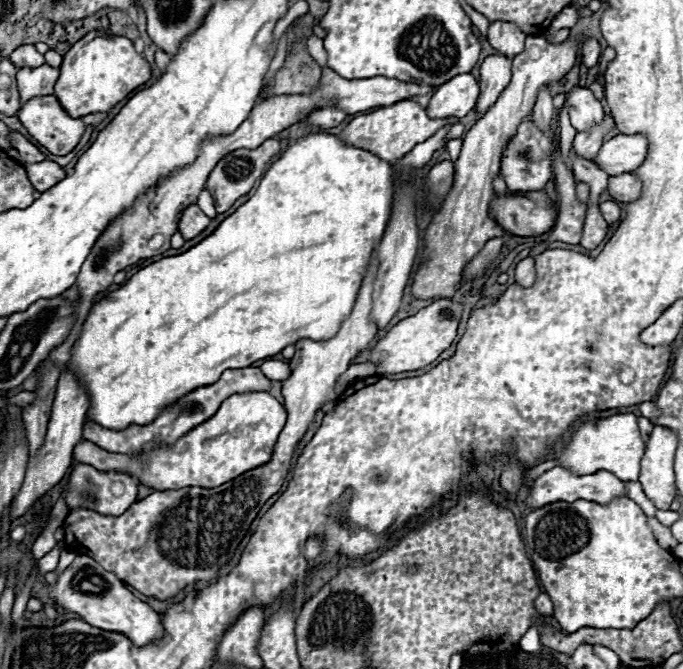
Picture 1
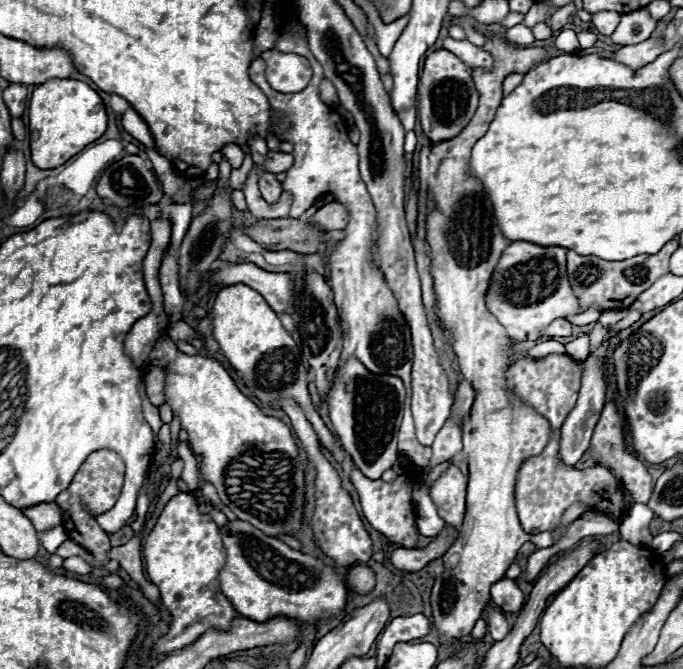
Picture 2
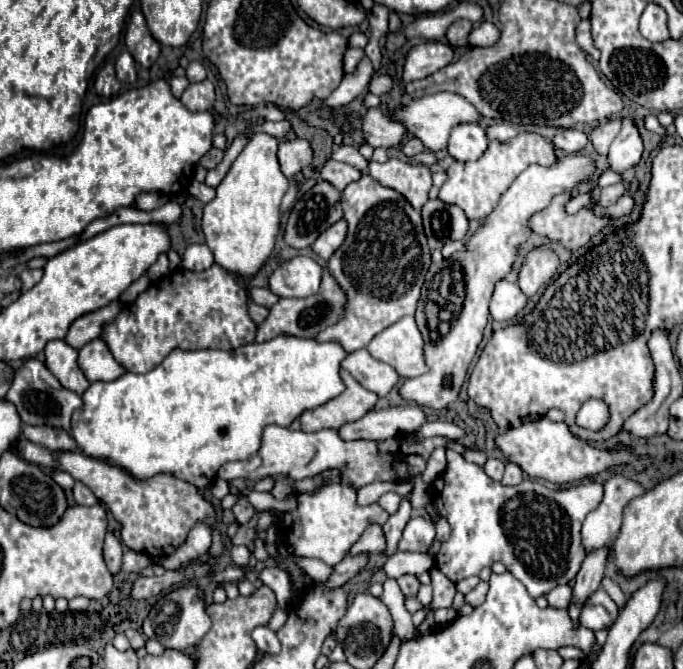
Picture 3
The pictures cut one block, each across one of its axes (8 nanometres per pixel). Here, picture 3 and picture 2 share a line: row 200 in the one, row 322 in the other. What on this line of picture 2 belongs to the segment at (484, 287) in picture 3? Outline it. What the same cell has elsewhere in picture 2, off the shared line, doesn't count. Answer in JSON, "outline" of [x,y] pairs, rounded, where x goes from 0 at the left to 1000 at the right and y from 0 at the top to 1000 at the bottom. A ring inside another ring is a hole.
{"outline":[[[750,362],[741,368],[709,448],[744,502],[758,508],[788,508],[791,496],[814,475],[849,469],[846,448],[835,436],[829,413],[829,374],[817,368],[794,371],[776,362]]]}

